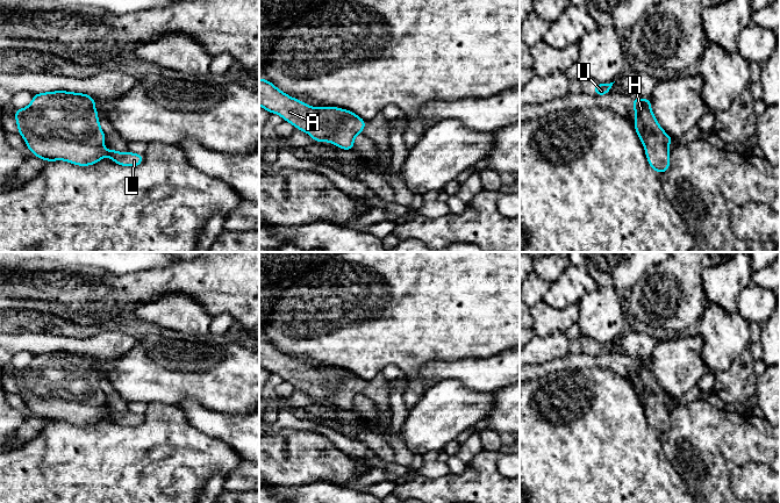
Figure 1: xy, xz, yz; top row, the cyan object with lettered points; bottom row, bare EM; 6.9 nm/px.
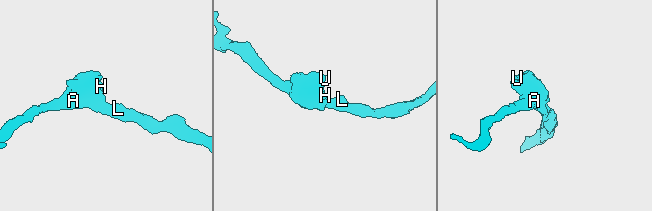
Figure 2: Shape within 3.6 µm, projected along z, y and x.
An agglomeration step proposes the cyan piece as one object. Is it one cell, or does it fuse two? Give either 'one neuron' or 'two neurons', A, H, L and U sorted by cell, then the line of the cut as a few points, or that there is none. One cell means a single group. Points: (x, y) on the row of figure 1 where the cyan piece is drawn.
one neuron | A H L U | no cut

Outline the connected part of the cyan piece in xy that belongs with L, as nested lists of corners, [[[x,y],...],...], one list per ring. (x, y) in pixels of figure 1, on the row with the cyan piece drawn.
[[[65,91],[34,94],[30,105],[15,110],[19,134],[30,152],[43,160],[66,160],[87,166],[105,156],[121,166],[138,166],[143,156],[107,151],[99,124],[95,100]]]

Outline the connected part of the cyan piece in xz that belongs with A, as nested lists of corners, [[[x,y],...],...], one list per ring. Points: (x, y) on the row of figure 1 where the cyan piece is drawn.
[[[259,79],[259,106],[312,136],[315,142],[330,142],[343,150],[353,149],[357,134],[366,122],[350,110],[336,107],[309,107]]]

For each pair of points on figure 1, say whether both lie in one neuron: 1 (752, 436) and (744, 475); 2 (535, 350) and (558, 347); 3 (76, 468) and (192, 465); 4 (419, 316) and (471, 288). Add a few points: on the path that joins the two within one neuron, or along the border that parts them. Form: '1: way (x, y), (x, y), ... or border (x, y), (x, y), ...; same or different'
1: border (767, 466), (738, 465), (731, 472), (730, 486); different
2: way (541, 350), (552, 347); same
3: way (105, 468), (158, 468), (163, 465); same
4: way (431, 303), (446, 288), (458, 288); same

